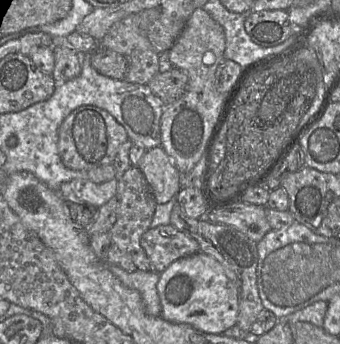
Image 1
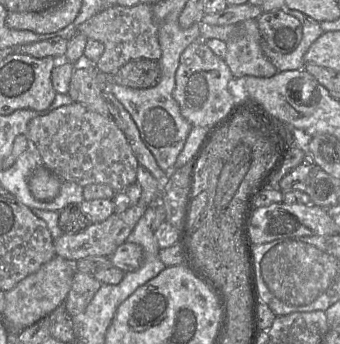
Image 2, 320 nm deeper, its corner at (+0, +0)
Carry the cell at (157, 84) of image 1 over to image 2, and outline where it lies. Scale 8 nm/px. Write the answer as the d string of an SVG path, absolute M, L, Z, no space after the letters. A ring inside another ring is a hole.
M137 59L129 61L109 77L111 82L124 87L147 89L159 83L161 69L158 61Z

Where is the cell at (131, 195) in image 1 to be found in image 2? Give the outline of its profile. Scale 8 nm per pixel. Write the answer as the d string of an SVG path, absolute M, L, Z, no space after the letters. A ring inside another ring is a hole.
M142 201L117 213L102 222L90 223L74 234L62 234L54 240L55 253L70 262L77 262L89 256L110 257L123 244L147 207Z

